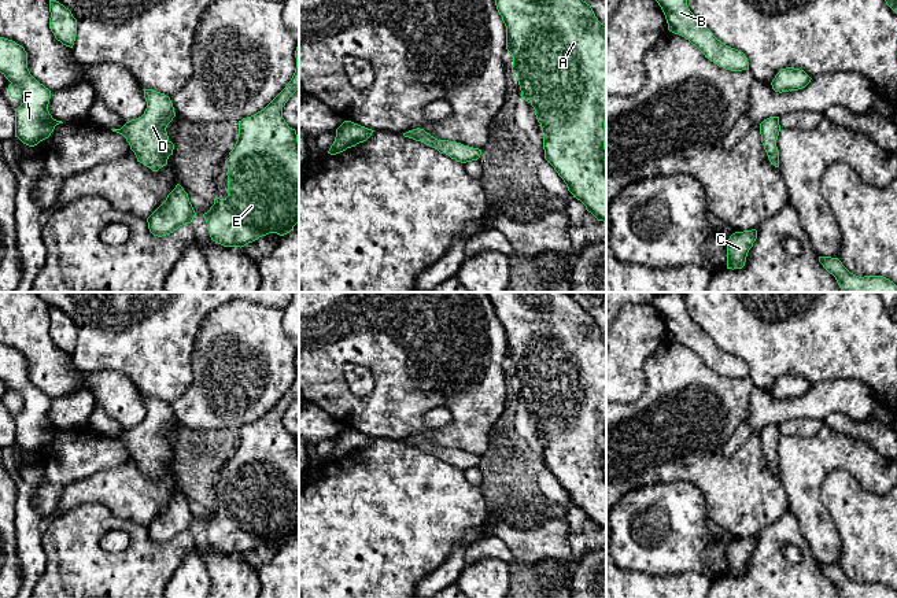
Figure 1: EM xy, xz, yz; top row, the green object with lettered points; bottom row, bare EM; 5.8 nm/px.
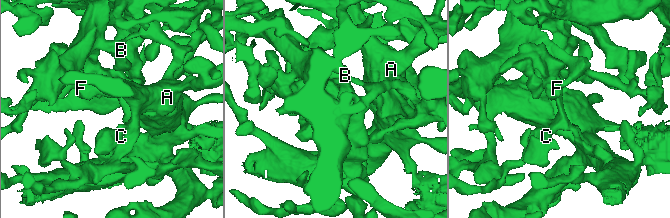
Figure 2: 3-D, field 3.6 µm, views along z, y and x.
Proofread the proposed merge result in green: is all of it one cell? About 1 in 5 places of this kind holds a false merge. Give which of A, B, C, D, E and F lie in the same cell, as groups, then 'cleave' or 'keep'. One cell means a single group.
A B C D E F | keep

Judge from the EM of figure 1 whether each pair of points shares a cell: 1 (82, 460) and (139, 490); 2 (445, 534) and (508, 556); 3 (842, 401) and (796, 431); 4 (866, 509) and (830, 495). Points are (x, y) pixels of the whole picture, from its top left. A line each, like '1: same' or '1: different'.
1: different
2: different
3: different
4: same

